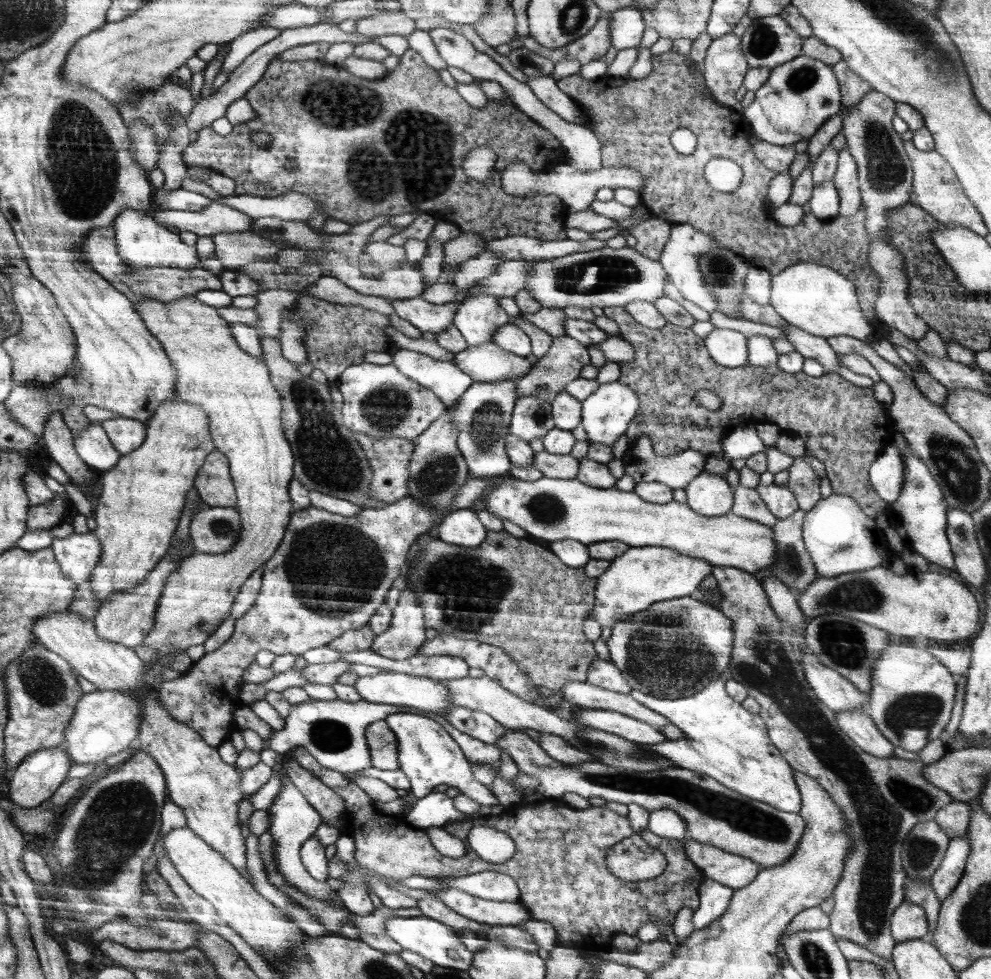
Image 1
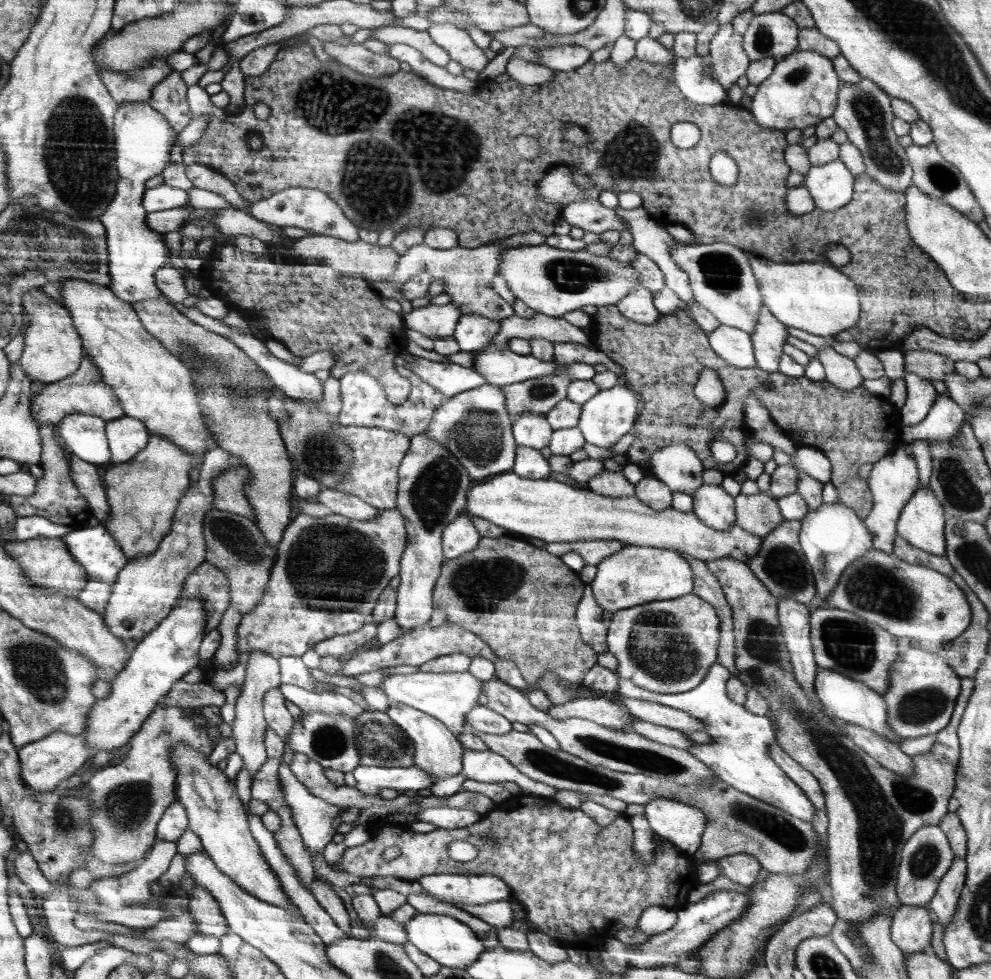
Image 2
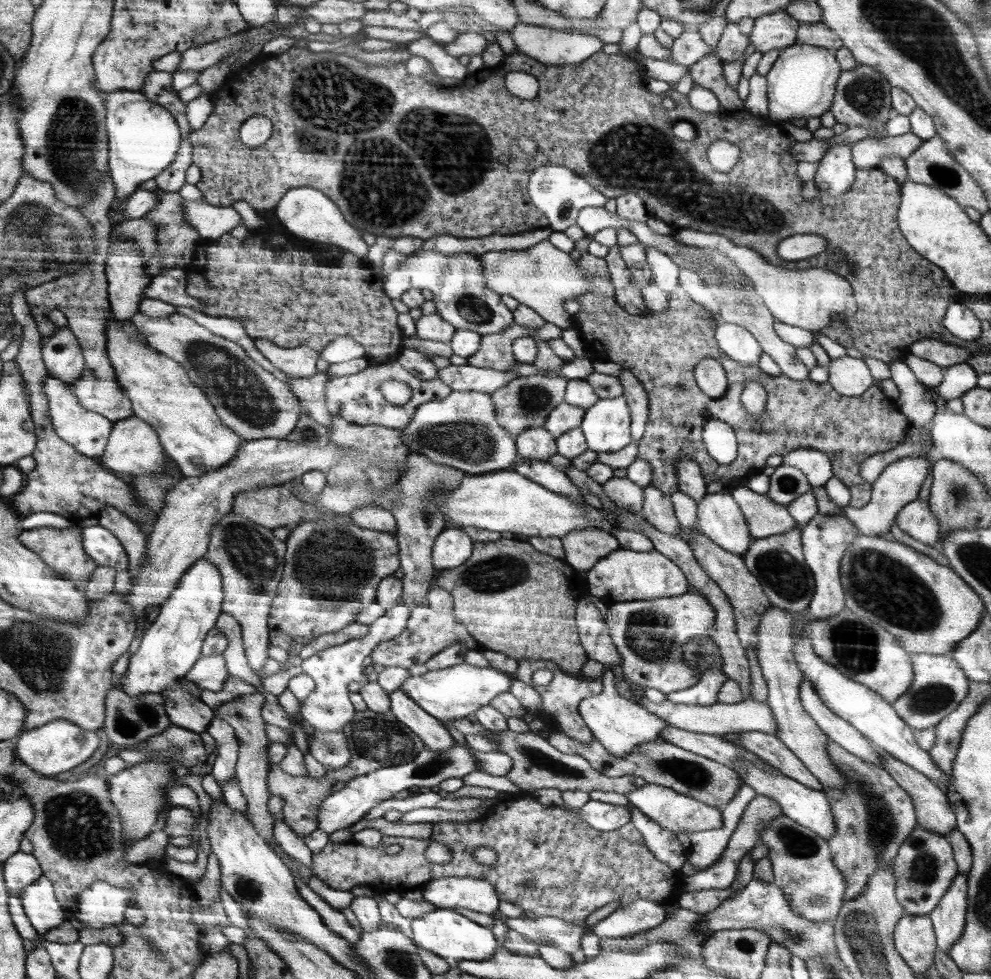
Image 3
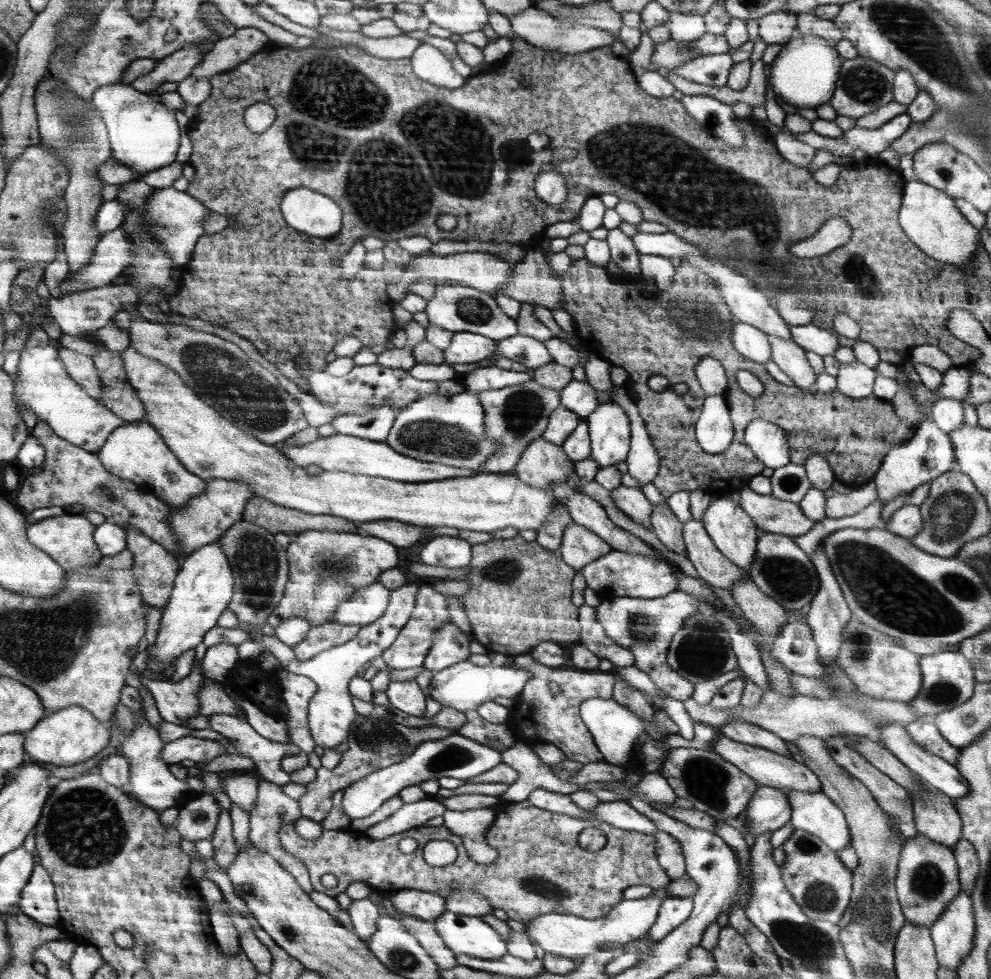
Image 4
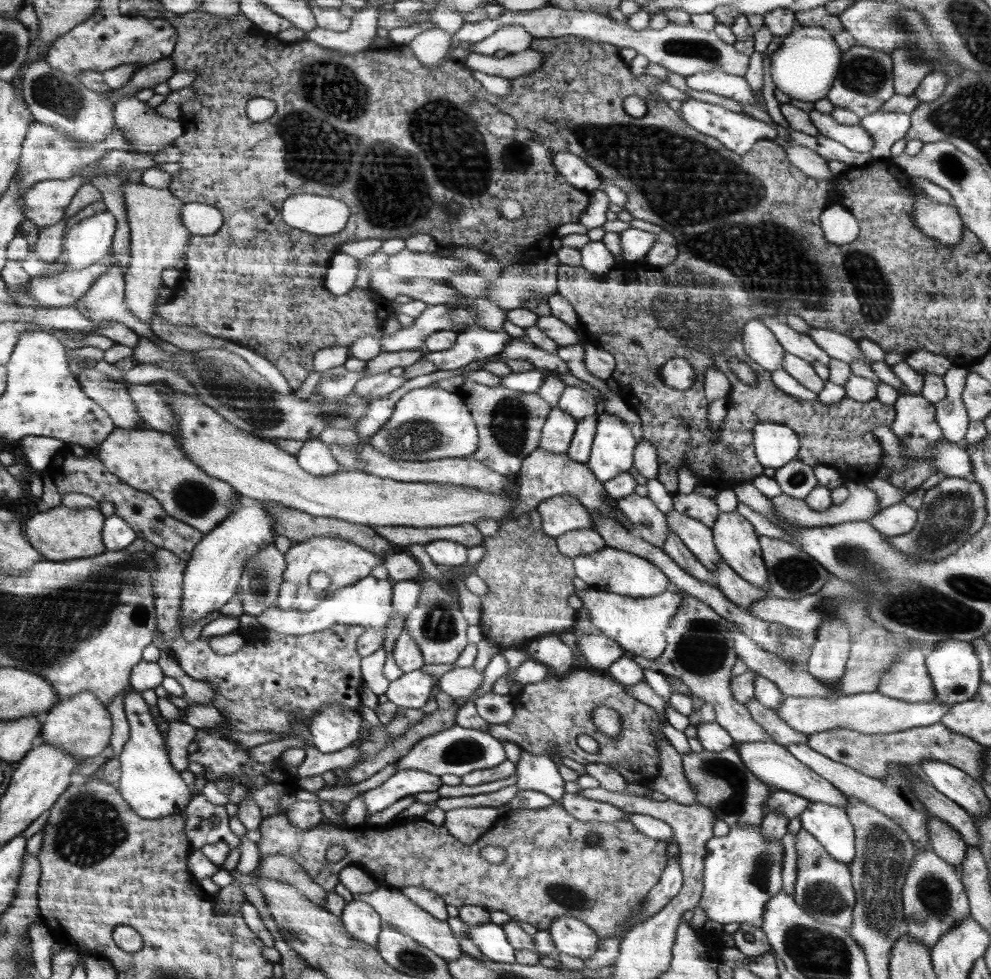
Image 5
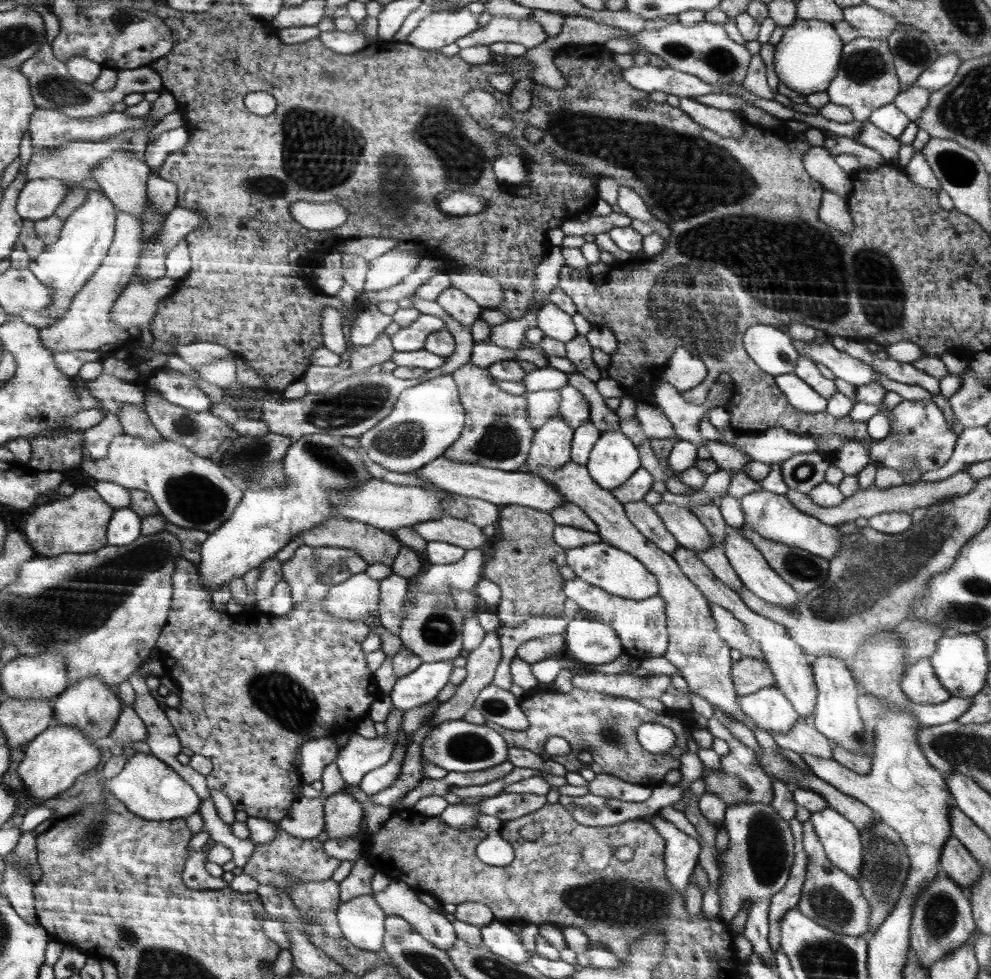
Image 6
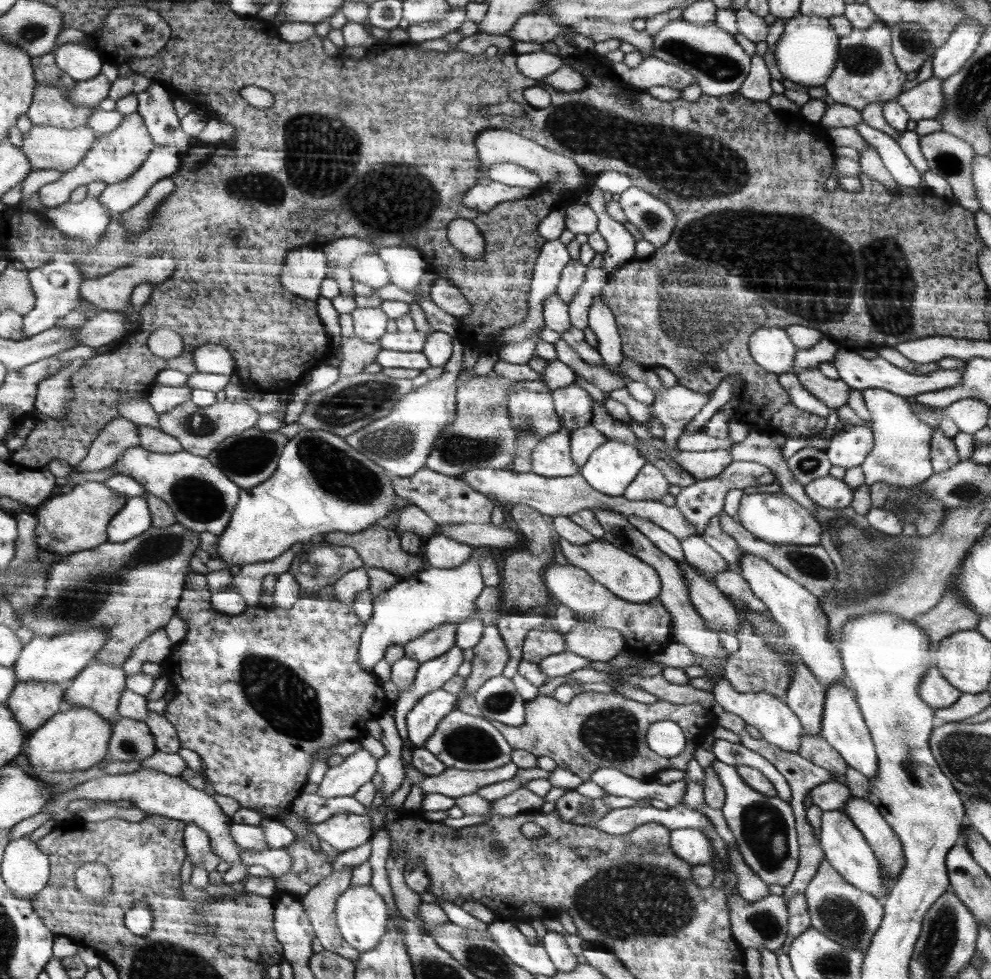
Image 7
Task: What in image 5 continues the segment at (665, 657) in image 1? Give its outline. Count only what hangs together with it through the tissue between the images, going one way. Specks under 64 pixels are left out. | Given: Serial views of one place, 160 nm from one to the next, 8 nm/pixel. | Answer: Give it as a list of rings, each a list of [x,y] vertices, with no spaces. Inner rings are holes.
[[[590,588],[584,591],[578,590],[574,594],[582,601],[583,607],[589,612],[598,629],[614,639],[625,652],[633,653],[642,661],[654,661],[664,654],[668,646],[665,631],[668,630],[678,609],[684,604],[677,593],[669,590],[662,592],[662,595],[646,599]]]

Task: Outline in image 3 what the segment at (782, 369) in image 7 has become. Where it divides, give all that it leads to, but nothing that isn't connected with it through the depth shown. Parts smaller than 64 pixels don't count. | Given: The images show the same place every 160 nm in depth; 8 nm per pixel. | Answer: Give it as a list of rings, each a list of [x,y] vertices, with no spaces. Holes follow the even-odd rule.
[[[721,321],[715,329],[714,338],[718,348],[732,360],[740,364],[757,365],[763,353],[760,343],[746,328]]]

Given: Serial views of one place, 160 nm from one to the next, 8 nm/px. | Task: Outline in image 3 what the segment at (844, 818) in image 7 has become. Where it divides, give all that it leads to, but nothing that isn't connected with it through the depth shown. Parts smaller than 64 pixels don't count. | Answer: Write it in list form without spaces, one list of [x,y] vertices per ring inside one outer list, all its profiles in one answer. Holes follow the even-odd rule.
[[[736,761],[730,767],[739,774],[744,785],[755,790],[756,795],[760,794],[774,799],[780,805],[784,816],[791,818],[803,827],[809,828],[826,840],[836,832],[837,828],[834,815],[830,810],[830,802],[826,799],[826,792],[823,790],[808,788],[805,784],[800,784],[797,780],[788,778],[781,771],[765,769],[762,765],[745,765]]]

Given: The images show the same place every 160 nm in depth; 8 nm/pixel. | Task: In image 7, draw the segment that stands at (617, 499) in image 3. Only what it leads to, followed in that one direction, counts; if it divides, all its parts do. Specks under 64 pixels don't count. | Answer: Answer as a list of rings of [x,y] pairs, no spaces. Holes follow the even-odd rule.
[[[630,516],[629,524],[640,530],[653,542],[657,548],[668,557],[672,557],[679,566],[686,563],[684,550],[681,548],[680,538],[674,536],[673,533],[667,532],[660,525],[653,524],[652,521],[644,520],[644,518]]]

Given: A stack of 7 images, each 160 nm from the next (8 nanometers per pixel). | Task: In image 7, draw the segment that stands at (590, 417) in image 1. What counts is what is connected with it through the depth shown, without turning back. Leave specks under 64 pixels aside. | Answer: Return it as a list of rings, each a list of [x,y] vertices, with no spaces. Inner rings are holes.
[[[612,440],[598,447],[579,473],[598,492],[620,496],[645,466],[646,460],[634,445]]]

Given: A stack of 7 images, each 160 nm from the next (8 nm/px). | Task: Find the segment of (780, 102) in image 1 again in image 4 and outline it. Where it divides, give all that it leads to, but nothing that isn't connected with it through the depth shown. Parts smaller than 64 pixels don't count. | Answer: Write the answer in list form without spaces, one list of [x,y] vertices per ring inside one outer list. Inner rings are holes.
[[[796,34],[788,43],[782,45],[780,53],[768,67],[767,83],[776,97],[782,98],[789,105],[815,110],[832,99],[842,64],[841,56],[826,38]]]

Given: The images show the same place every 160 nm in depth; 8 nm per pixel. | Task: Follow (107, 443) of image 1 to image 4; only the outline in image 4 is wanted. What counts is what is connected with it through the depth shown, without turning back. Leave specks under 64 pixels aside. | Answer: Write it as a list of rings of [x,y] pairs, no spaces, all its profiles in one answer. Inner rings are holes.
[[[45,344],[22,348],[20,354],[13,394],[19,414],[24,406],[30,406],[37,420],[48,424],[56,436],[92,453],[100,451],[112,432],[126,423],[126,420],[106,408],[100,400],[91,397],[81,384],[69,376],[58,348]]]

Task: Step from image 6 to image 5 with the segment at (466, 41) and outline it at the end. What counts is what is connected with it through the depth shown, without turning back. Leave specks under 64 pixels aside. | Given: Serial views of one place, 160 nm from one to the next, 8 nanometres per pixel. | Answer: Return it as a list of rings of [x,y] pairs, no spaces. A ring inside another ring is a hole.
[[[507,24],[499,28],[494,34],[484,40],[465,46],[469,51],[482,54],[494,55],[499,50],[510,53],[520,53],[530,49],[534,37],[524,30],[519,24]]]

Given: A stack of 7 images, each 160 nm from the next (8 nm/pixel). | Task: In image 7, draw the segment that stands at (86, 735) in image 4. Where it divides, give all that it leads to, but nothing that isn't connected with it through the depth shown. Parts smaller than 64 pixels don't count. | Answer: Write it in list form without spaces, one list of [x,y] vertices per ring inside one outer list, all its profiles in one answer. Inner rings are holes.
[[[94,660],[85,671],[76,675],[69,683],[66,692],[67,708],[87,706],[96,709],[102,717],[112,720],[121,696],[128,687],[123,667],[106,665]]]

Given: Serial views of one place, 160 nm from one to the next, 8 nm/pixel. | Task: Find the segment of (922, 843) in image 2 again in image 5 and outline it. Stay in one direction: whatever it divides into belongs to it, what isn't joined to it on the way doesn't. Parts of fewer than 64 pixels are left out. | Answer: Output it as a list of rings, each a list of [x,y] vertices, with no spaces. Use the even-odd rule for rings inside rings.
[[[931,848],[914,855],[902,889],[902,900],[908,934],[924,943],[929,951],[942,935],[971,914],[959,869],[943,861]]]

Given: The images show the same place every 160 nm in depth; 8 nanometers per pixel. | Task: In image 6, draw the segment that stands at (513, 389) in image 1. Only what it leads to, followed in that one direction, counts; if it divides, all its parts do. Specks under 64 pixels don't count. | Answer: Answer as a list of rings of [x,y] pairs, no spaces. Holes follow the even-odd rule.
[[[442,375],[404,389],[390,414],[357,439],[371,461],[388,470],[407,473],[420,470],[426,463],[444,456],[464,428],[465,409],[456,380],[452,375]]]

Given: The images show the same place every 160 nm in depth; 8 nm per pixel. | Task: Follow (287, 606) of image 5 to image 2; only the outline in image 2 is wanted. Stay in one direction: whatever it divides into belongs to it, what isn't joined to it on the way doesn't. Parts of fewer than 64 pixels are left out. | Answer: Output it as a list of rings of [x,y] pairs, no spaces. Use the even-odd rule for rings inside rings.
[[[396,508],[381,509],[380,512],[374,520],[362,522],[338,514],[318,518],[305,513],[293,518],[285,529],[284,539],[276,547],[278,562],[271,569],[266,594],[254,610],[241,615],[235,644],[240,655],[254,650],[267,652],[276,659],[282,656],[302,657],[315,644],[336,635],[357,631],[367,623],[388,582],[399,576],[401,559],[408,547],[405,517]]]

